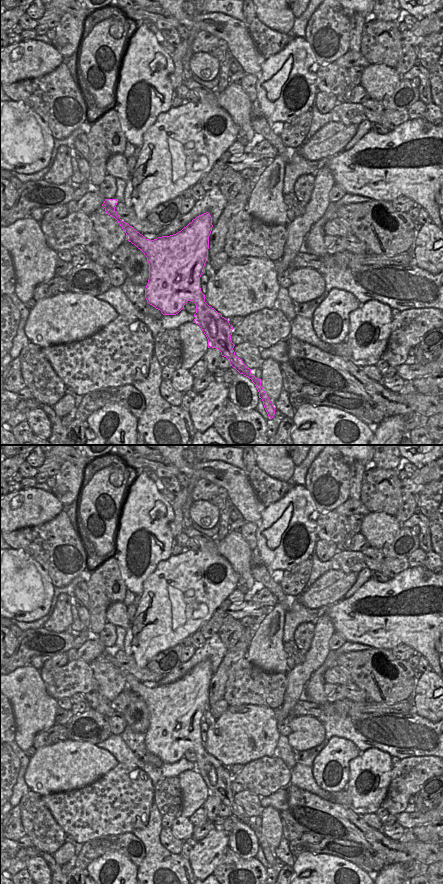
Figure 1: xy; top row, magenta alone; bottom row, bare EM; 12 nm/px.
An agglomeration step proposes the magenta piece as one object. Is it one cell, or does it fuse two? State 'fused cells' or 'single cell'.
single cell

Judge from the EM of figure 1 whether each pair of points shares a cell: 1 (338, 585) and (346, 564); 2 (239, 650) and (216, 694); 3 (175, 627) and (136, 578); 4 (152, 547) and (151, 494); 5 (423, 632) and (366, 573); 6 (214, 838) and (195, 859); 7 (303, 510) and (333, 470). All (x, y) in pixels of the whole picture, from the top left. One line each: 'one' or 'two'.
1: two
2: one
3: two
4: one
5: two
6: one
7: two

